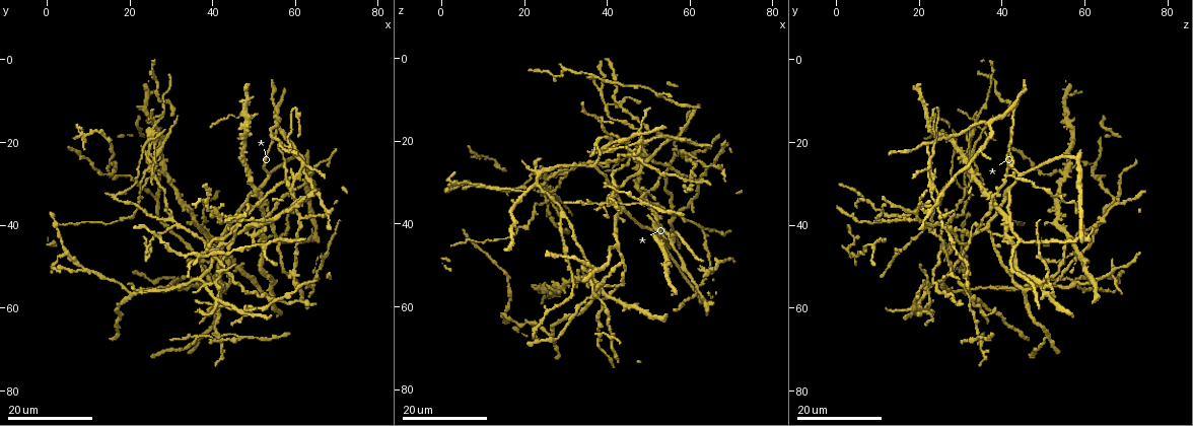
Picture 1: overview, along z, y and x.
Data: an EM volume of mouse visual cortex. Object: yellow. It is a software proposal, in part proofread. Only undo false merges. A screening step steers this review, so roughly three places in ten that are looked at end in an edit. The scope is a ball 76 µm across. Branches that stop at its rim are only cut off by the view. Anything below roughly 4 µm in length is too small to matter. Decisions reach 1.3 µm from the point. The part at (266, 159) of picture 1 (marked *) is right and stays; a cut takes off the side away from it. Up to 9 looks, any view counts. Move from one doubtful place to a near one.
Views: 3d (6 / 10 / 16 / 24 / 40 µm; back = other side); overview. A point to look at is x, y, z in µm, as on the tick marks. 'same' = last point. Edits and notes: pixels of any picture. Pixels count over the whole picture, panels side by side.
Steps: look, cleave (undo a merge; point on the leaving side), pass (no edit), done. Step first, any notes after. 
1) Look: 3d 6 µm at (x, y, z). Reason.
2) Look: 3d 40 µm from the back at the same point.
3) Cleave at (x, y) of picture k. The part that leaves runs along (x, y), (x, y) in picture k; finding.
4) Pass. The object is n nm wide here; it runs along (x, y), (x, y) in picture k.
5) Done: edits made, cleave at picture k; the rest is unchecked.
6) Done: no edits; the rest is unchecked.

Look: 3d 24 µm at (59.5, 32.0, 23.0). Four or more arms meet.

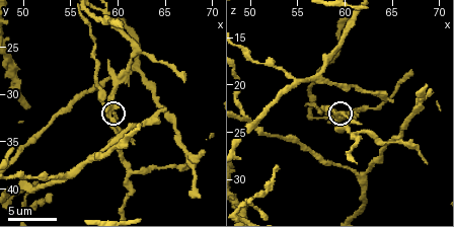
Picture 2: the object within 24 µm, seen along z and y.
Look: 3d 10 µm at (59.4, 31.6, 23.2). Closer look.

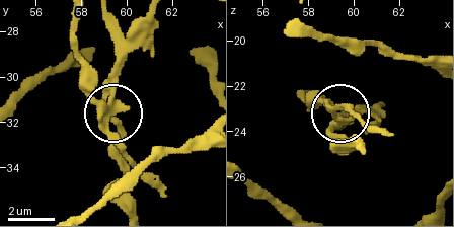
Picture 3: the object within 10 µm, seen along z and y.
Look: 3d 10 µm from the back at (59.2, 31.5, 23.3).

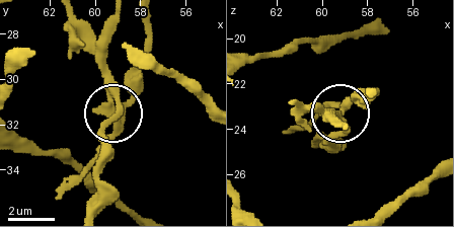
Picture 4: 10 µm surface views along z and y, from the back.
Cleave at (134, 71) of picture 4. 4 arms meet here; a second neuron is stuck on.

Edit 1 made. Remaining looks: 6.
Look: 3d 16 µm at (58.5, 21.5, 23.5). Side arm on a straight run.

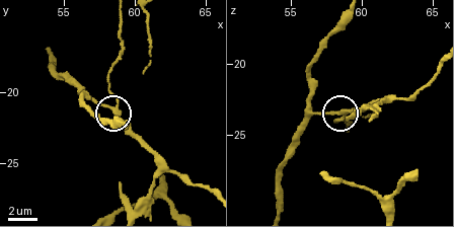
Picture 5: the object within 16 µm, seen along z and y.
Look: 3d 10 µm at (58.8, 21.2, 23.4). Zoom in.

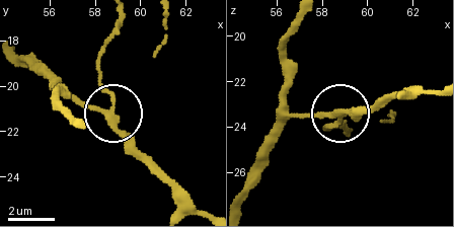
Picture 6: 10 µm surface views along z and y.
Cleave at (99, 72) of picture 6. The part that leaves runs along (115, 100), (97, 62), (117, 21) in picture 6; a second neuron is stuck on.

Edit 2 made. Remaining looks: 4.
Look: 3d 16 µm at (47.5, 61.0, 21.0). Looks like a crossing.

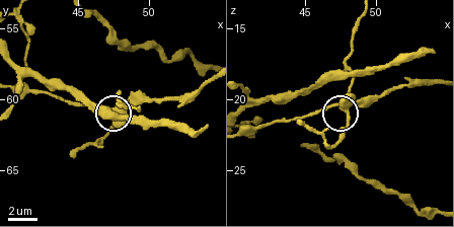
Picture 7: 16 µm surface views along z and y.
Look: 3d 10 µm at the same point. Closer look.

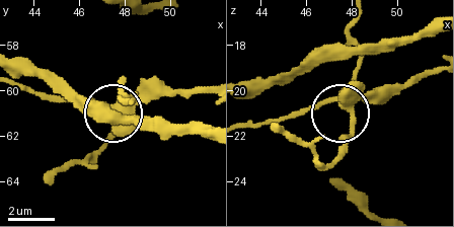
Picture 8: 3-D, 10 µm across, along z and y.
Pass. 5 arms meet here; all the same neuron.

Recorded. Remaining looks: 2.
Look: 3d 6 µm at (57.6, 36.6, 18.8). Four arms meet.

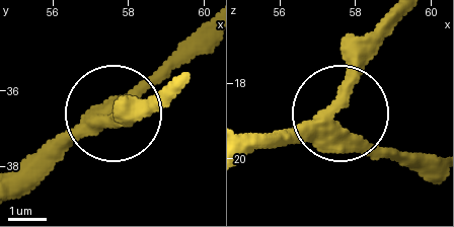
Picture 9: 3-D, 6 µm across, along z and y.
Look: 3d 6 µm from the back at (57.45, 36.80, 18.80).

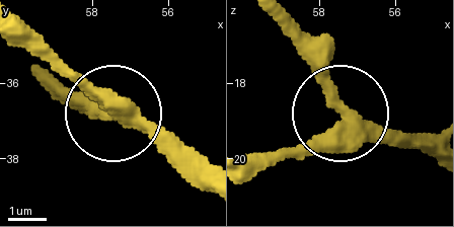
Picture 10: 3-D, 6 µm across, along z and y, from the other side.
Pass. The object is 360 nm wide here; it runs along (204, 164), (156, 145), (62, 61) in picture 10; all the same neuron.

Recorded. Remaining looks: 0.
Done: edits made, cleave at picture 4, cleave at picture 6; the rest is unchecked.

